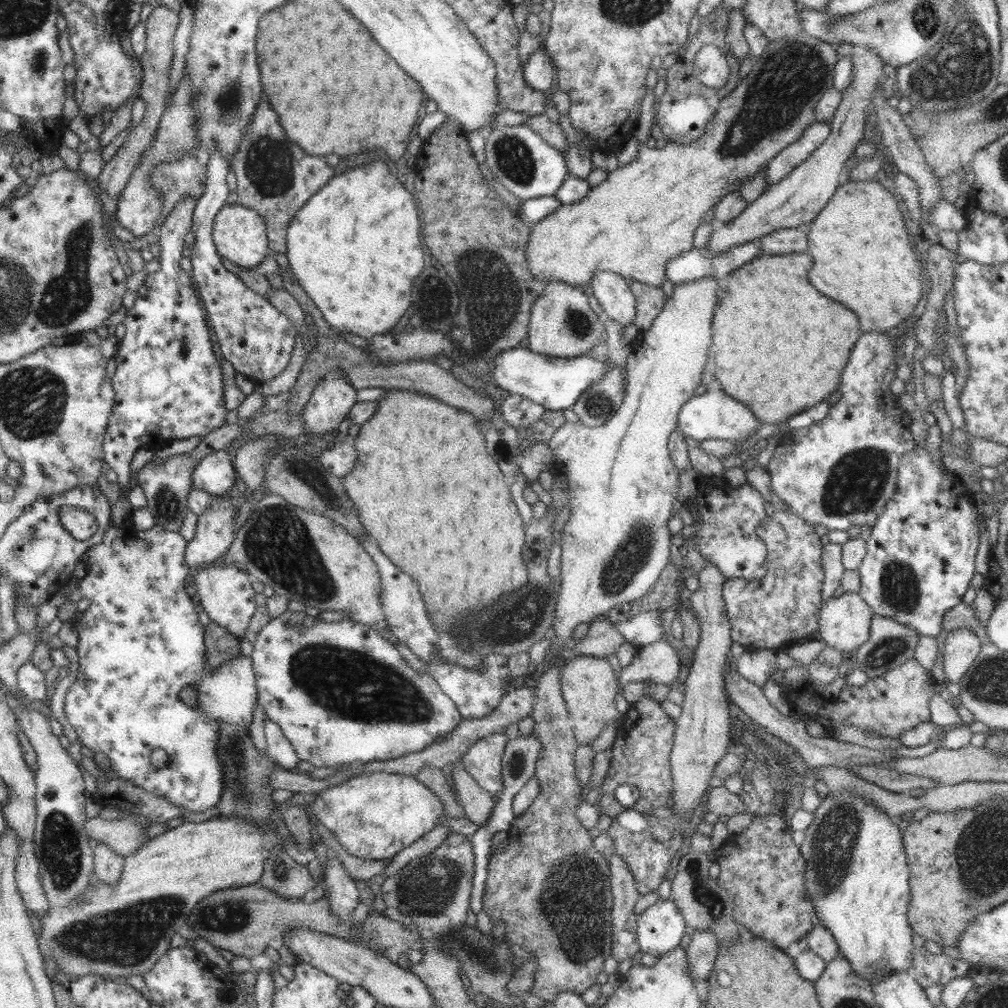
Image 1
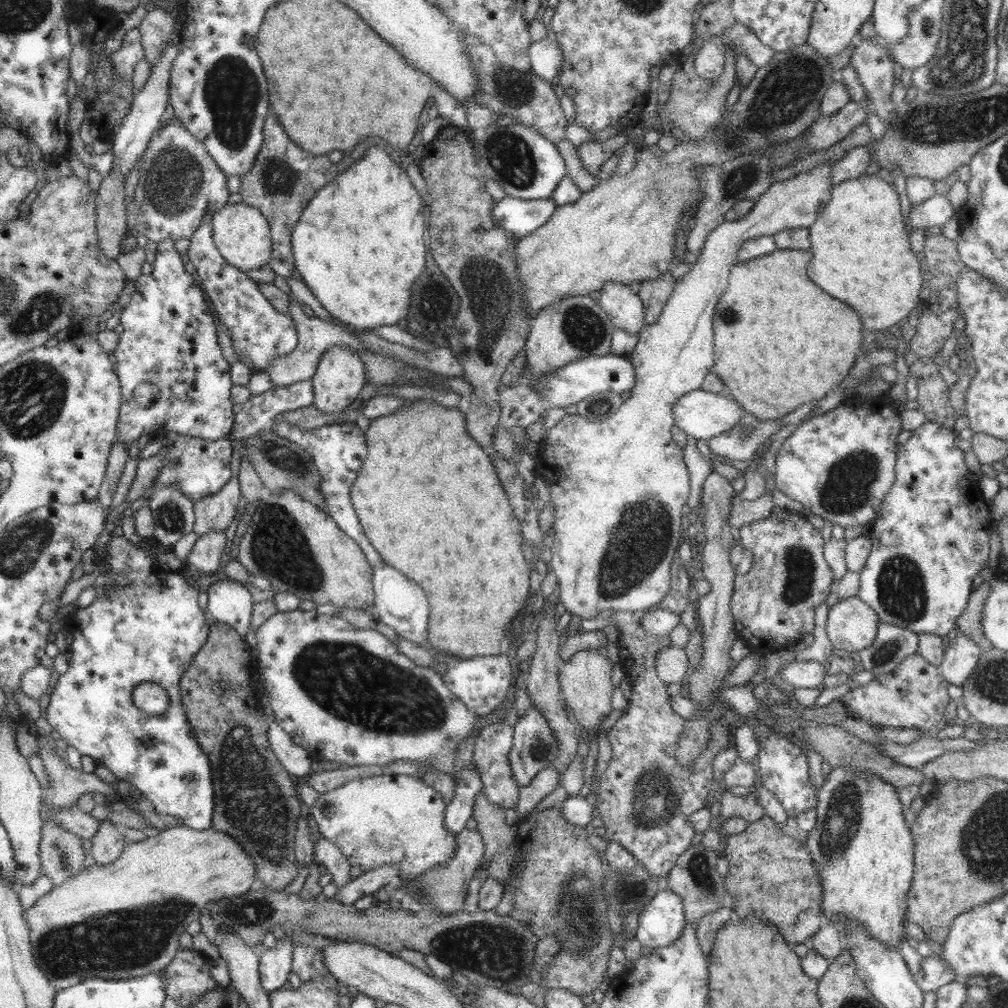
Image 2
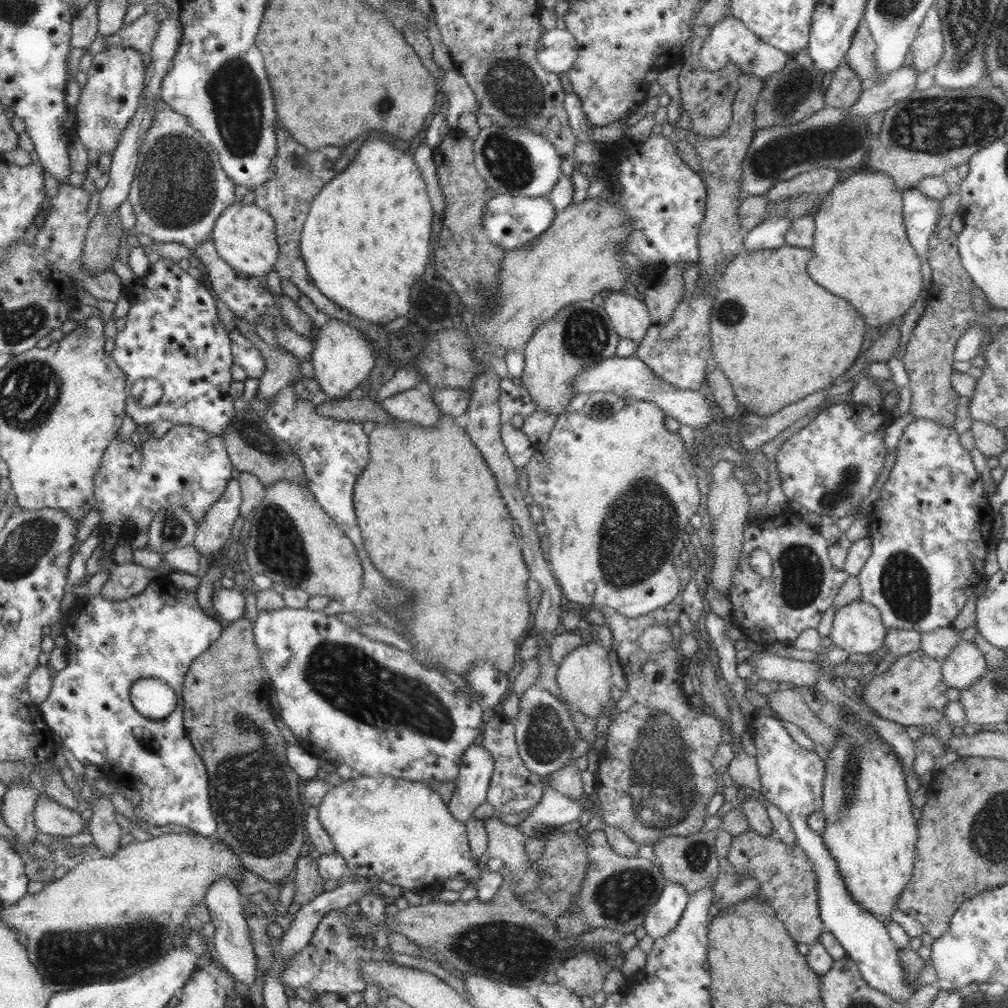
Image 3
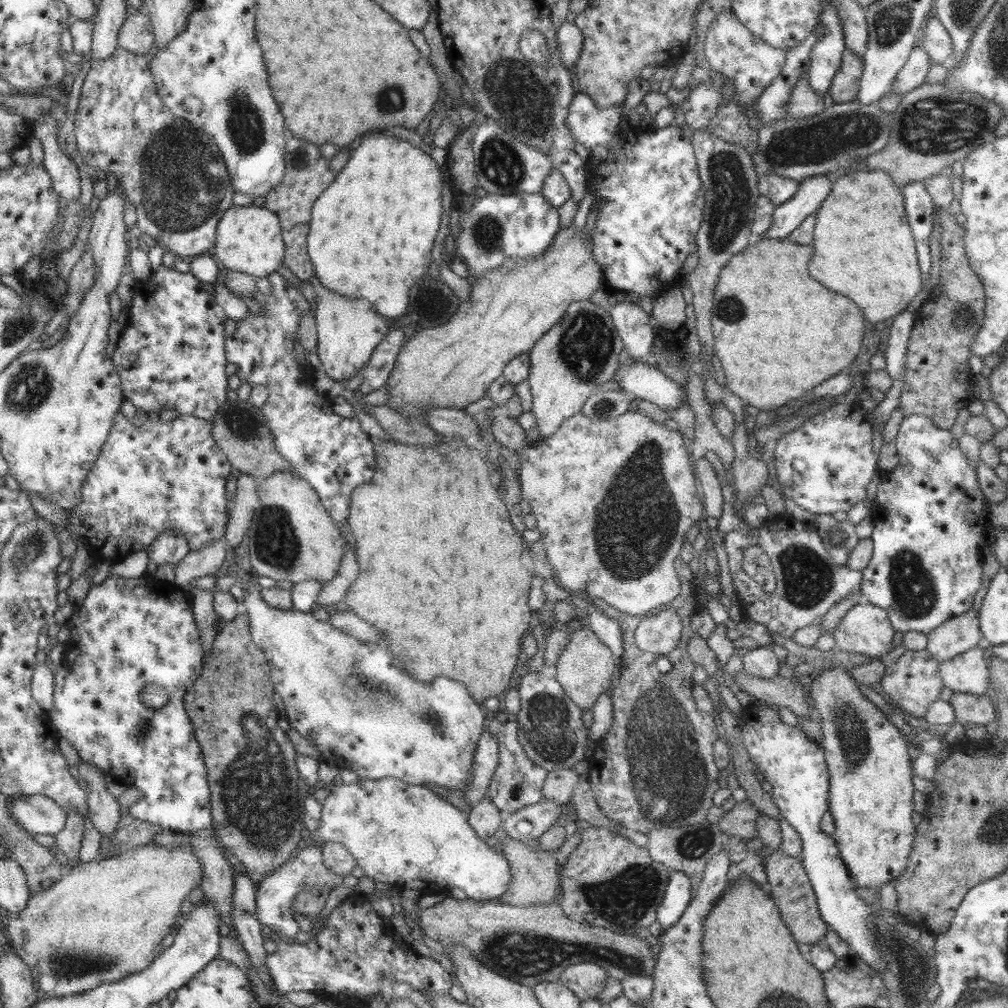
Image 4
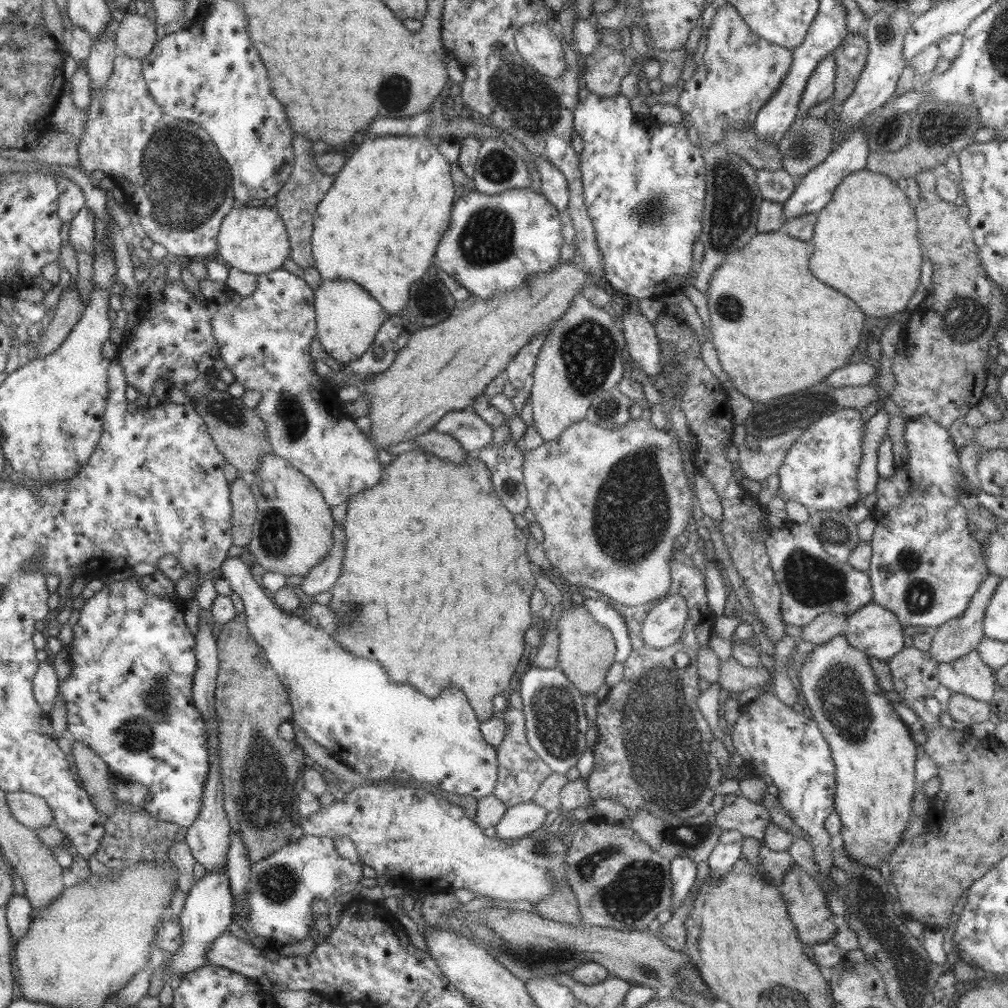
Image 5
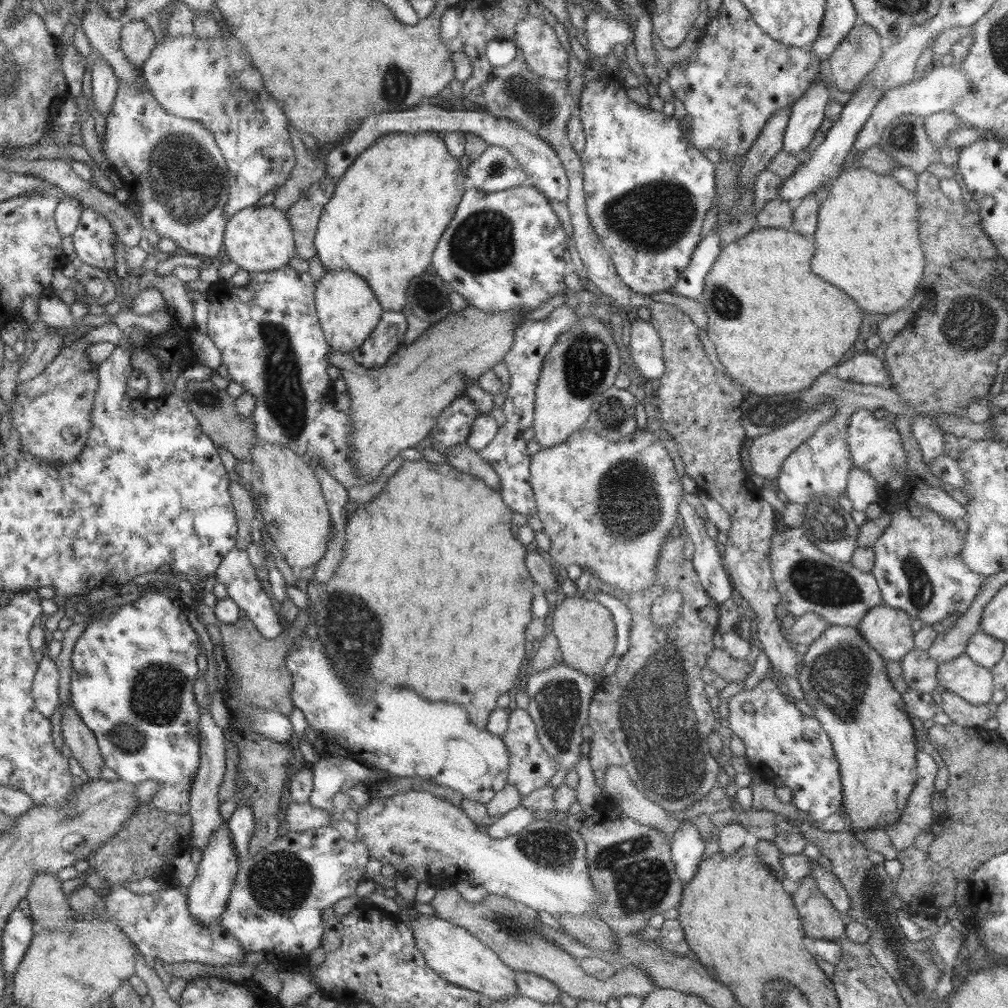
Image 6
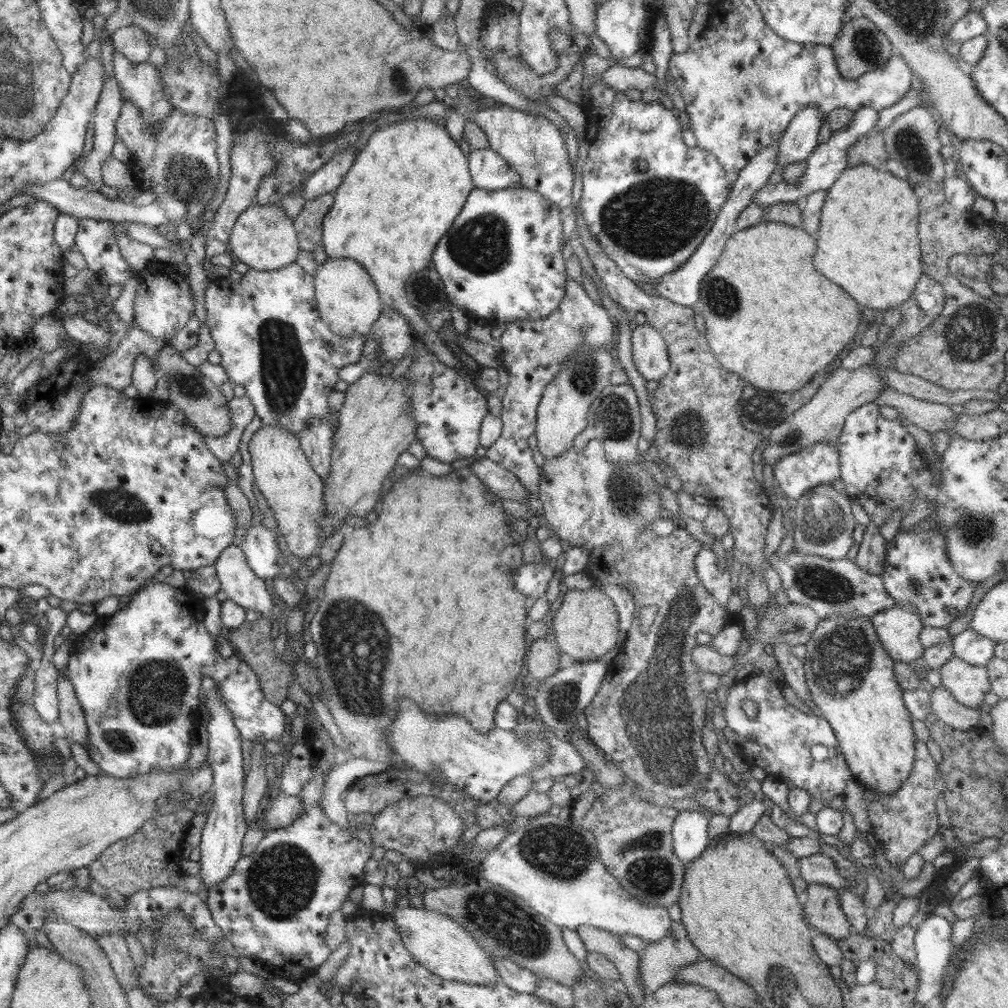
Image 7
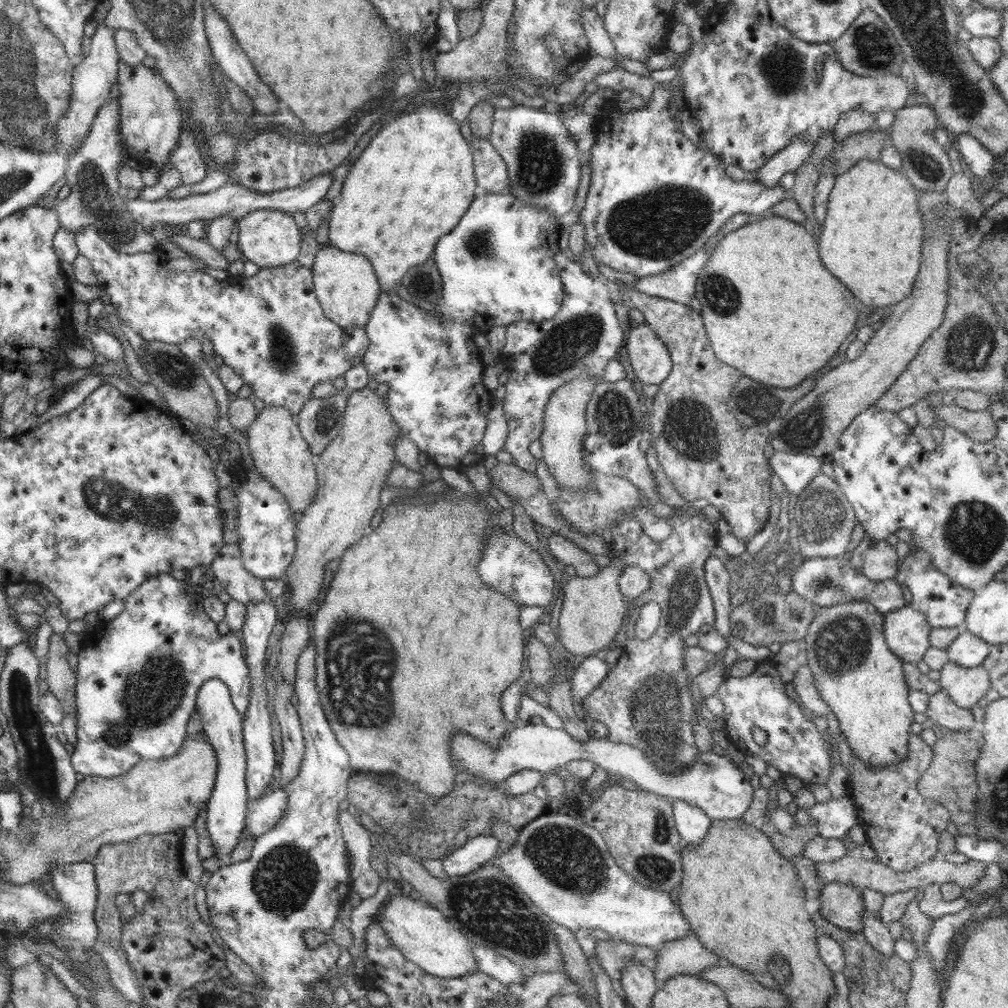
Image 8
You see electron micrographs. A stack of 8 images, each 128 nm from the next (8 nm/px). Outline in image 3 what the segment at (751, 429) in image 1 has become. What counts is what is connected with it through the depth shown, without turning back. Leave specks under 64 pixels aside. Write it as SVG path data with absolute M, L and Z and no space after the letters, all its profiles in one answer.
M614 356L604 359L577 375L573 390L578 394L606 391L613 392L629 401L633 399L647 400L656 404L665 415L675 418L681 425L686 424L696 430L709 426L713 421L711 404L702 391L678 389L678 387L666 383L664 379L656 377L652 369L636 356L628 358Z

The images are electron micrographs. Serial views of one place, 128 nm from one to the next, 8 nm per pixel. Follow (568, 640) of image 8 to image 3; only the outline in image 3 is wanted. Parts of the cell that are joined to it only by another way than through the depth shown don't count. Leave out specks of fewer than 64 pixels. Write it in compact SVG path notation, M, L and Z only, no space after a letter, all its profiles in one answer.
M587 641L586 644L568 653L564 661L557 666L556 680L563 698L586 717L598 719L603 710L609 706L613 683L608 654L609 652L602 646Z

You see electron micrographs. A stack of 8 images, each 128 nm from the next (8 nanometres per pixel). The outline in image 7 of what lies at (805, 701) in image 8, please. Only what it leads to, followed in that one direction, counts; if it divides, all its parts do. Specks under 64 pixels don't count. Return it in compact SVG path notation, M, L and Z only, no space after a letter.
M771 644L774 649L773 656L778 661L778 665L784 674L783 684L790 686L797 694L799 705L802 706L804 699L811 698L808 685L806 684L804 664L802 660L796 658L792 653L790 646L780 644Z

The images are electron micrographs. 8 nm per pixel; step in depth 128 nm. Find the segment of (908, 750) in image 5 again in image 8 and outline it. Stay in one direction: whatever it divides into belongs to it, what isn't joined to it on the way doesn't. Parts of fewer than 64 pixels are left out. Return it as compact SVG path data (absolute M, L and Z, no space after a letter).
M851 601L830 607L815 607L814 619L806 636L808 667L822 700L832 709L840 725L843 748L853 752L866 764L889 766L902 762L908 752L910 726L915 712L908 697L902 660L888 649L884 636L884 615L874 605L864 601Z

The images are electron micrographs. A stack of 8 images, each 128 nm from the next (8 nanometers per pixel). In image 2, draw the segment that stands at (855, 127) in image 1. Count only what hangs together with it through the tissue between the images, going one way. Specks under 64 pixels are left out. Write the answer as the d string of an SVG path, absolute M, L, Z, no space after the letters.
M832 163L820 164L814 166L812 170L802 172L790 180L784 182L776 182L770 185L757 199L755 199L754 206L742 217L735 221L724 221L719 224L714 230L710 231L706 238L706 243L702 252L697 256L695 264L691 265L691 269L682 278L677 279L673 293L666 301L662 312L660 313L659 320L654 324L644 325L638 336L638 342L632 352L627 353L626 358L632 363L634 367L634 374L636 375L636 384L630 392L630 398L624 401L616 412L610 418L604 419L600 422L590 422L578 413L573 415L566 414L560 421L552 425L548 436L546 436L540 443L540 454L538 454L538 474L545 480L545 484L549 493L551 494L550 501L554 504L555 521L552 531L550 532L554 539L554 547L552 554L553 573L557 579L557 584L560 588L560 608L561 612L569 612L572 616L581 617L582 619L595 619L598 614L603 611L622 611L622 612L638 612L651 610L664 600L664 596L670 592L672 586L671 562L678 554L677 550L680 546L680 526L686 526L686 518L682 516L682 508L687 505L688 496L690 494L690 481L688 477L688 469L683 461L683 449L680 448L672 438L671 428L675 425L673 419L673 406L676 401L684 396L687 392L701 389L701 385L706 378L706 375L713 368L715 363L715 352L713 349L713 316L715 313L716 305L722 296L722 293L728 286L730 279L730 267L737 262L737 254L742 248L742 244L748 240L760 236L776 235L784 229L793 228L808 228L814 224L822 209L828 204L830 200L833 185L830 184L830 177L832 177Z

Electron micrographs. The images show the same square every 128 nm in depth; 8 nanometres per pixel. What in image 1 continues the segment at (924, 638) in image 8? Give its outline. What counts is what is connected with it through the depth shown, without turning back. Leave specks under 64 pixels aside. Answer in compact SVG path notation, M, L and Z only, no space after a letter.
M857 593L828 598L821 606L816 637L843 654L858 649L869 640L874 614Z

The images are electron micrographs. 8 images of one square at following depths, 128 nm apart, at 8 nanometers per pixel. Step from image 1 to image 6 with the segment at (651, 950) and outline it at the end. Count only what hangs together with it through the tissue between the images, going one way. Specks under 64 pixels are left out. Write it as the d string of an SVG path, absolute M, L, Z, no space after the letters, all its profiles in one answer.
M682 820L681 828L671 839L671 859L683 885L688 884L698 871L706 847L706 840L701 837L695 824Z

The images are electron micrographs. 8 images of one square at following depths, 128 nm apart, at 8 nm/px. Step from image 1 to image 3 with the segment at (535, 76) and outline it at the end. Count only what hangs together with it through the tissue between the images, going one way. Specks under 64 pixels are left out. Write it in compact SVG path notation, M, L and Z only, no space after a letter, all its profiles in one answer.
M554 27L544 31L537 42L537 59L548 72L566 72L572 68L577 55L577 42L566 29Z

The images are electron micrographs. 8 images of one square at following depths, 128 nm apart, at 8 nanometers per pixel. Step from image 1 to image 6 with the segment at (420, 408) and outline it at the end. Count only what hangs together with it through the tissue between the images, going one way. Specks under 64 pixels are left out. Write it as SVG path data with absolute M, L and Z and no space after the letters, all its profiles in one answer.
M419 459L404 461L398 470L388 477L382 491L371 501L362 503L347 518L345 555L342 562L336 567L334 577L324 584L322 598L313 608L316 616L312 619L312 623L318 628L317 640L322 644L324 656L336 666L338 674L351 688L353 695L360 699L360 694L372 696L372 692L374 692L372 688L360 688L360 682L358 682L360 676L384 682L392 688L414 688L422 698L426 698L430 702L451 702L463 706L472 724L478 729L485 729L490 714L497 708L498 696L509 692L517 684L522 660L527 655L524 630L533 618L532 612L530 612L530 602L537 589L529 570L526 570L526 564L524 564L524 558L527 555L526 547L512 536L515 527L511 514L512 510L503 501L501 494L491 489L481 478L462 472L448 463L431 463L425 459Z

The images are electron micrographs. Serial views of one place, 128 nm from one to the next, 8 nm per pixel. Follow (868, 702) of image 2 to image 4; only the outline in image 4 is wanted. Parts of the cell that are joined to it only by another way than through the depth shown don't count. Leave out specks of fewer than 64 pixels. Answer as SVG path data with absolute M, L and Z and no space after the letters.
M926 649L920 651L906 650L897 662L888 666L881 678L881 685L887 702L897 706L912 717L922 718L926 715L929 704L933 700L940 699L940 692L945 687L939 673L939 663Z

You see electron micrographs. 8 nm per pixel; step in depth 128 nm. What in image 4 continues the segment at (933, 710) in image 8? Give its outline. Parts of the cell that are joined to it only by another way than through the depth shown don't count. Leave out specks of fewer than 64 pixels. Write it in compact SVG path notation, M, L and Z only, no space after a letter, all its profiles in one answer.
M955 692L949 703L954 709L954 720L968 727L995 725L997 710L994 698L989 693L975 695L972 693Z

